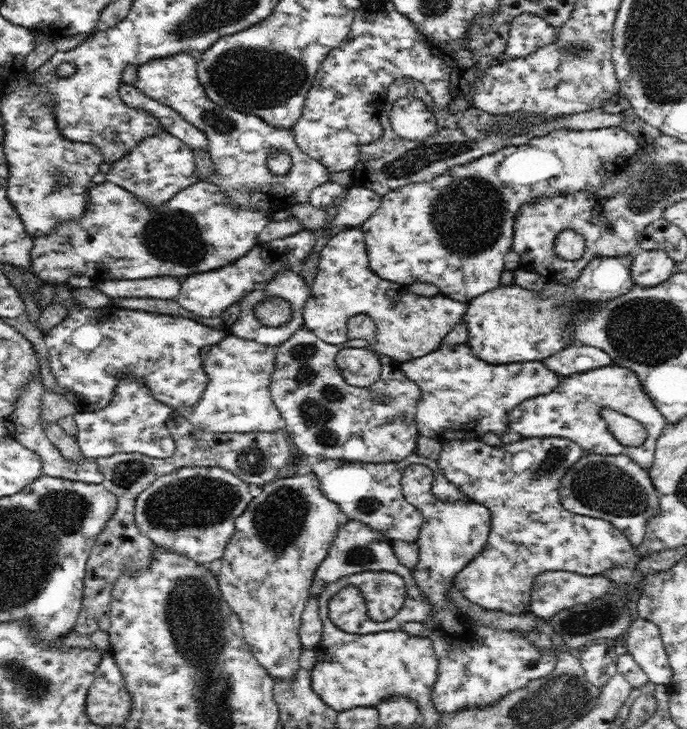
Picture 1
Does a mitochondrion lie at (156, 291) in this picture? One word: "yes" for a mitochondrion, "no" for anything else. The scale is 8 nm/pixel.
no

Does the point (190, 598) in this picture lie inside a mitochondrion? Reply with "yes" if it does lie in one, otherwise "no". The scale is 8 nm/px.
yes

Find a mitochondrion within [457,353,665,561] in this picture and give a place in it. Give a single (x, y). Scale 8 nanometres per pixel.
(605, 487)

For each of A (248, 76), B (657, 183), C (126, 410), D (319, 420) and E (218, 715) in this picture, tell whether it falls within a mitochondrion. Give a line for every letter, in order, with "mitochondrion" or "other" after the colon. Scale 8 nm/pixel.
A: mitochondrion
B: mitochondrion
C: other
D: mitochondrion
E: mitochondrion

